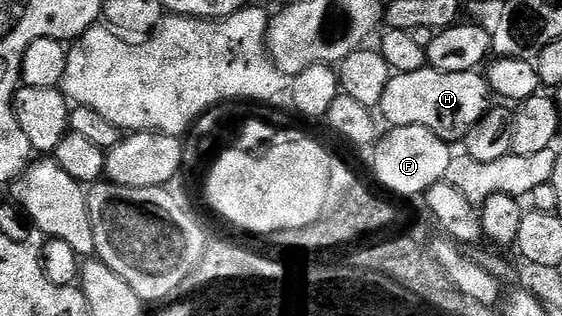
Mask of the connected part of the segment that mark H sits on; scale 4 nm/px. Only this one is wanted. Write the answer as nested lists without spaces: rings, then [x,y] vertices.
[[[425,68],[418,72],[393,74],[382,92],[378,114],[383,121],[385,118],[389,122],[389,127],[421,126],[434,132],[434,136],[442,141],[456,144],[466,137],[474,124],[478,124],[478,120],[482,120],[482,116],[486,116],[493,98],[488,79],[483,73],[474,70],[438,72]]]

